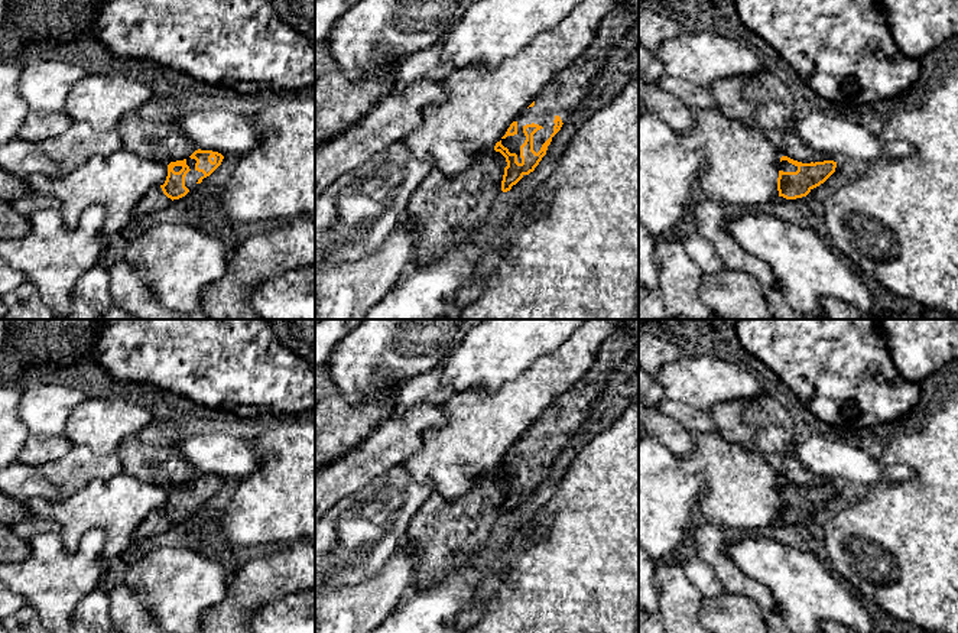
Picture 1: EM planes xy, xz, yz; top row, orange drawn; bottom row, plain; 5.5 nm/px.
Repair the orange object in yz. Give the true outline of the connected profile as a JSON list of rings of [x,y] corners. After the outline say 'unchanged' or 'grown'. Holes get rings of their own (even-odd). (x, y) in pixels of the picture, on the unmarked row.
[[[787,480],[780,481],[780,494],[777,501],[779,520],[796,523],[806,520],[814,512],[824,507],[837,491],[837,486],[811,486],[802,487]]] | grown

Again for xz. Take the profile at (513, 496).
[[[616,330],[598,348],[592,367],[572,387],[566,389],[542,418],[510,448],[496,467],[507,486],[501,514],[507,516],[529,499],[546,478],[552,461],[569,442],[601,395],[610,373],[630,354],[639,340]]] | grown

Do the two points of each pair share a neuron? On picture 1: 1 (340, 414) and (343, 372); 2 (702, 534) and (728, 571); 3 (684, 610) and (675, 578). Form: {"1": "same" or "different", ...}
{"1": "different", "2": "same", "3": "same"}

